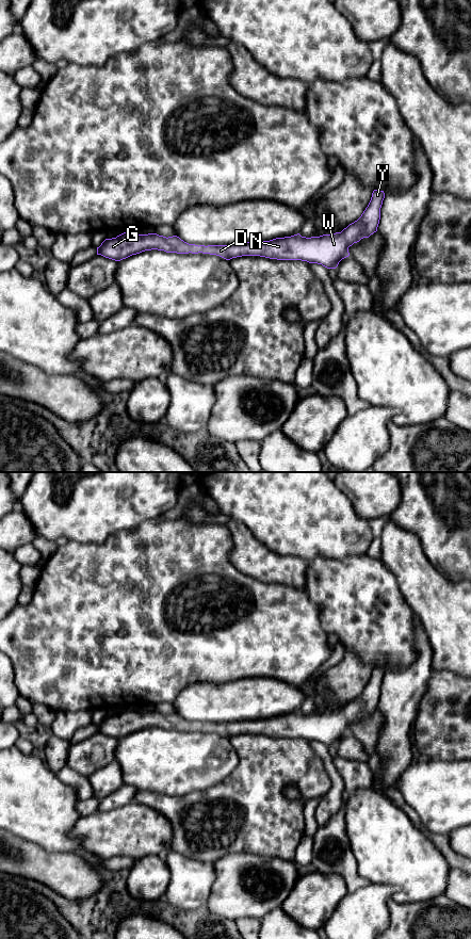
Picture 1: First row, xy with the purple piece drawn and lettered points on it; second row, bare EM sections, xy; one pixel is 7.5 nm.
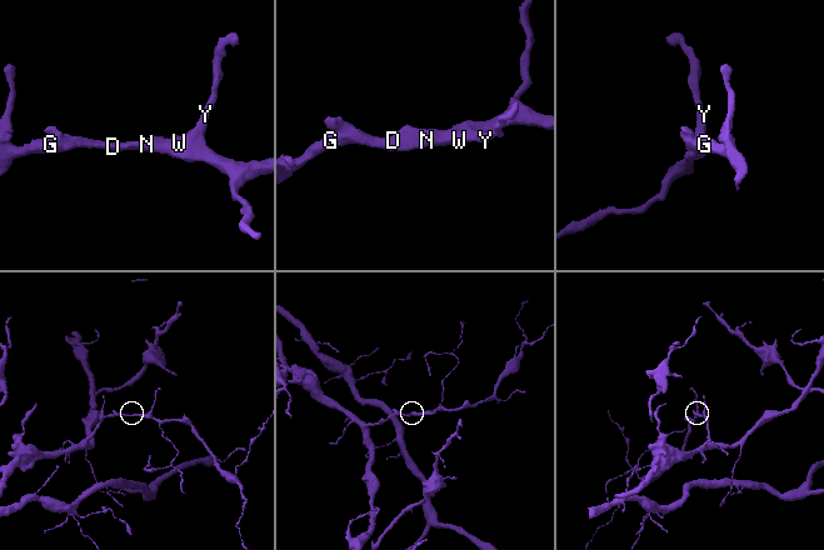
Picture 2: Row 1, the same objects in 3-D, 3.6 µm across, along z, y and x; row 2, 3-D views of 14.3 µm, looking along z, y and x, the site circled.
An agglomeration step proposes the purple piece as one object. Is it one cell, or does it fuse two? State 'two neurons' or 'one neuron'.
one neuron

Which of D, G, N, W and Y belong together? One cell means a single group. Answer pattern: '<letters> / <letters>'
D G N W Y

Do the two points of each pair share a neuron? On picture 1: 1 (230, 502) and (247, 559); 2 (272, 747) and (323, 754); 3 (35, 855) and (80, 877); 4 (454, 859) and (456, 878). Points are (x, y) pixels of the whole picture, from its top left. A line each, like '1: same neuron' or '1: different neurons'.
1: different neurons
2: different neurons
3: same neuron
4: different neurons

